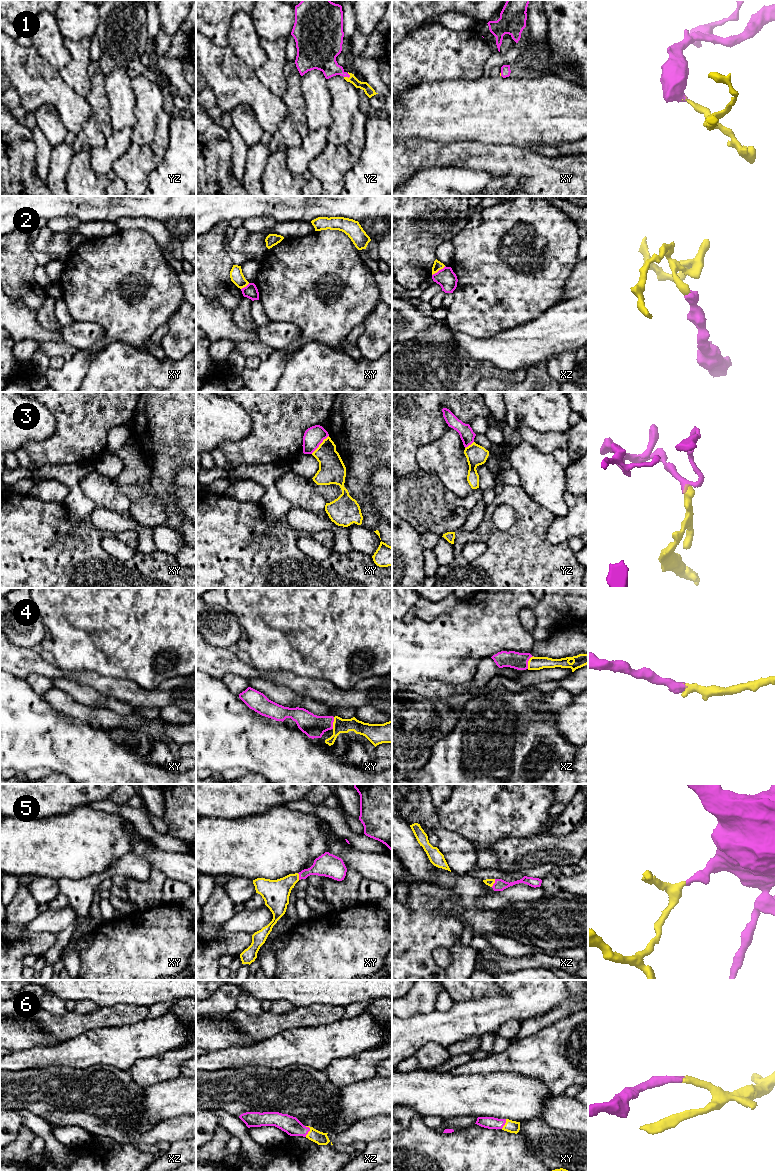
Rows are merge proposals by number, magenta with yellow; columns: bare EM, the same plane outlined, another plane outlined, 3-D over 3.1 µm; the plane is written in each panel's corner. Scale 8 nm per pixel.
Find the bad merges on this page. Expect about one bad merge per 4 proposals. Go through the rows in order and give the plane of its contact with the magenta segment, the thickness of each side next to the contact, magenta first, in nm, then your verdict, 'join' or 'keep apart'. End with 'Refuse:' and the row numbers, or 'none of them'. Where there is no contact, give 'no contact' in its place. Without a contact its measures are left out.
1: yz | 200/80 nm | join
2: xz | 160/70 nm | keep apart
3: xy | 160/220 nm | keep apart
4: xz | 140/110 nm | join
5: xz | 90/60 nm | join
6: xz | 150/100 nm | join
Refuse: 2, 3

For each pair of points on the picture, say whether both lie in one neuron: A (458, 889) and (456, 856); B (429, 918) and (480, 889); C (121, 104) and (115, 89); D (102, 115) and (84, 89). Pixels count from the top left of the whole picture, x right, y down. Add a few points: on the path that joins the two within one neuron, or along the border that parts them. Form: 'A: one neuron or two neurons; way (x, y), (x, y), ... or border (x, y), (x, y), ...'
A: two neurons; border (451, 870), (459, 874), (465, 874)
B: two neurons; border (440, 887), (461, 921)
C: one neuron; way (121, 100), (119, 93)
D: two neurons; border (88, 69), (90, 91), (85, 97)

